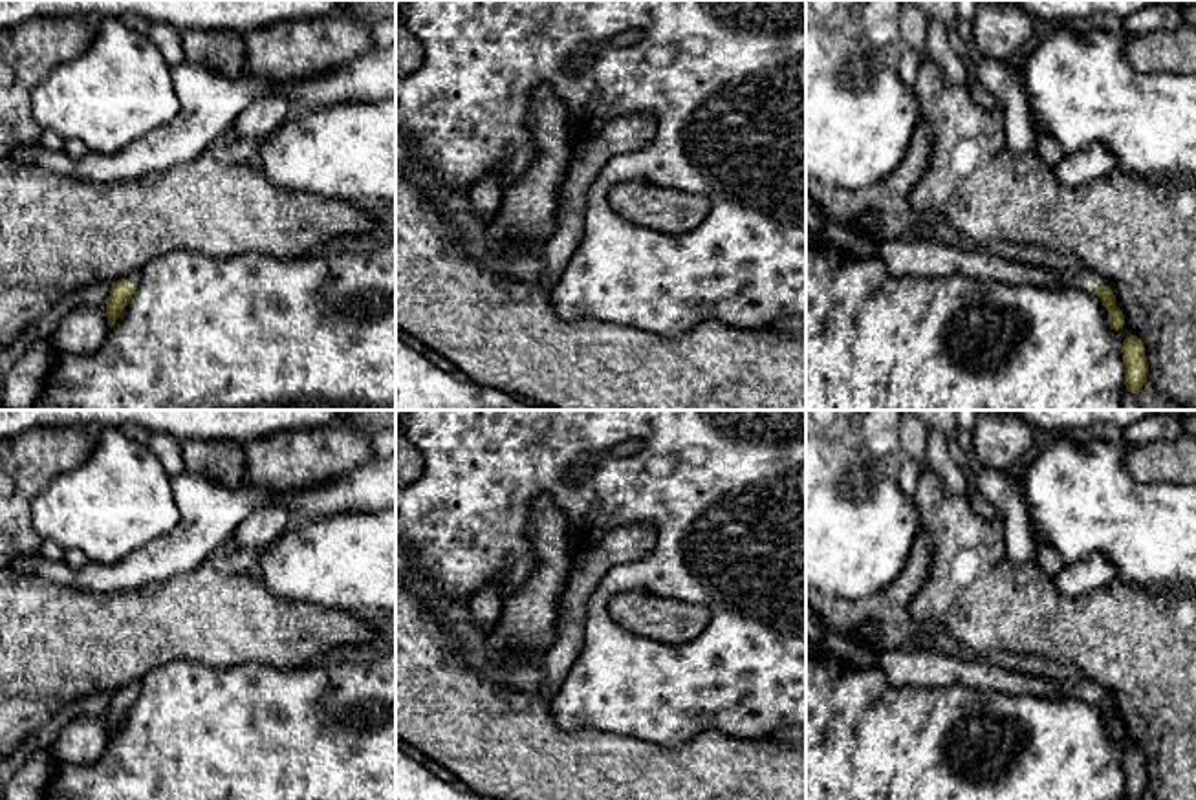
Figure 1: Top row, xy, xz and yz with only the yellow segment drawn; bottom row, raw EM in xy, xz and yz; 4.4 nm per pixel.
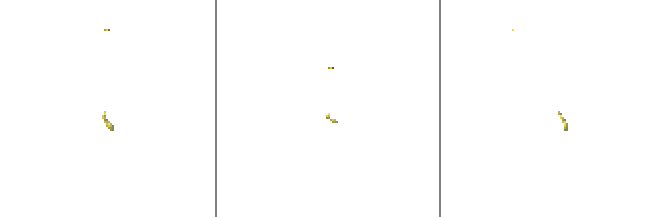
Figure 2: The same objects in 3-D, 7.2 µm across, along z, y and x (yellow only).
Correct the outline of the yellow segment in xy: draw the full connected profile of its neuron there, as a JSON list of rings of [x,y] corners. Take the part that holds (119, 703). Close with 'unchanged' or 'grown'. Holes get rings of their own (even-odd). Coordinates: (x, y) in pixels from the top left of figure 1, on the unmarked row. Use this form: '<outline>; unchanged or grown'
[[[132,683],[112,694],[110,707],[106,710],[106,725],[110,738],[121,727],[125,716],[128,714],[139,694],[141,694],[141,683]]]; grown

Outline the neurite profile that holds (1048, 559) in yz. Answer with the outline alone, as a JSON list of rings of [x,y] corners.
[[[1035,542],[1037,546],[1037,564],[1051,577],[1057,578],[1057,575],[1062,571],[1066,566],[1064,558],[1060,553],[1051,547],[1048,542]]]

